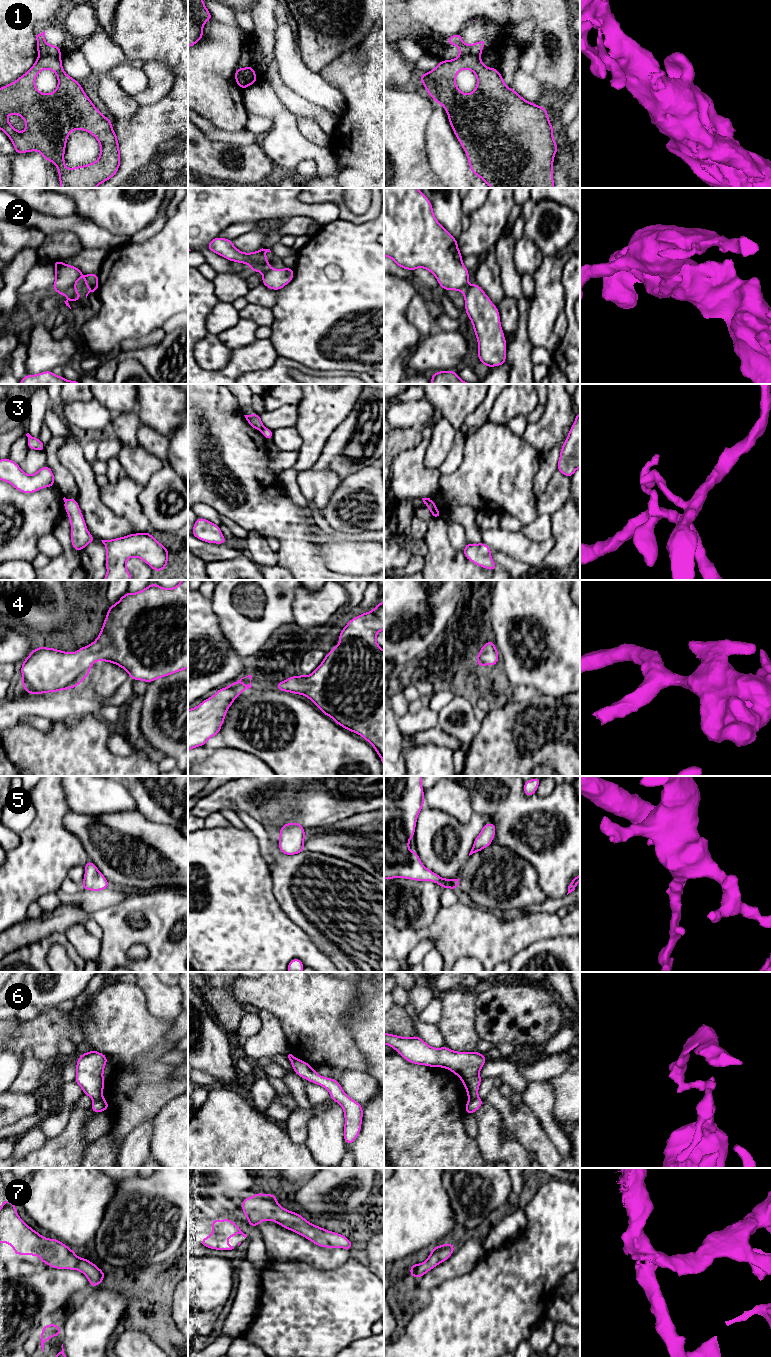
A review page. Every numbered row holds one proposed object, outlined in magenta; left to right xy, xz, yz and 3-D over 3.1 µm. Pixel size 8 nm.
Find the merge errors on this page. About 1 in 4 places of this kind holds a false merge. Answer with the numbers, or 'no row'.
1, 2, 3, 6

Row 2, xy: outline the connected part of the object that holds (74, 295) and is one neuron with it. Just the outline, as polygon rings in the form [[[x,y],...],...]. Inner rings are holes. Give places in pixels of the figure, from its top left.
[[[73,288],[69,293],[66,294],[67,296],[67,300],[64,301],[66,306],[68,306],[70,309],[70,305],[68,303],[69,300],[74,300],[75,302],[79,302],[80,301],[80,293],[77,291],[77,289]]]

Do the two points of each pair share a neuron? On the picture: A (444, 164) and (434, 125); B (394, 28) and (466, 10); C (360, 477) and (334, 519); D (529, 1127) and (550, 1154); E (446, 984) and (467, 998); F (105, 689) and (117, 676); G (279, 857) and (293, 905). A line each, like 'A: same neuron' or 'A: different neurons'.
A: same neuron
B: different neurons
C: same neuron
D: same neuron
E: different neurons
F: same neuron
G: same neuron

